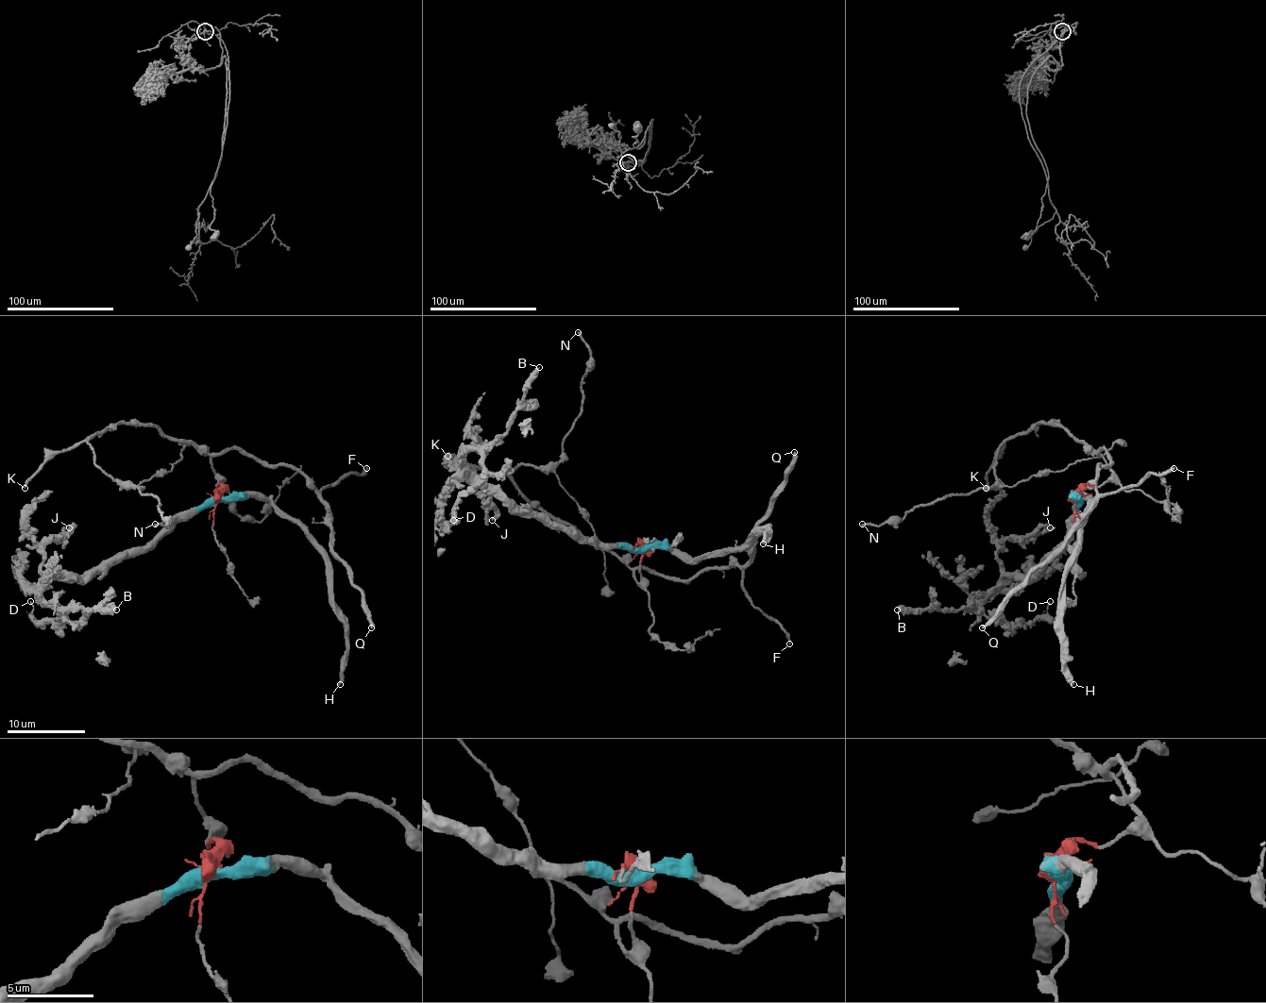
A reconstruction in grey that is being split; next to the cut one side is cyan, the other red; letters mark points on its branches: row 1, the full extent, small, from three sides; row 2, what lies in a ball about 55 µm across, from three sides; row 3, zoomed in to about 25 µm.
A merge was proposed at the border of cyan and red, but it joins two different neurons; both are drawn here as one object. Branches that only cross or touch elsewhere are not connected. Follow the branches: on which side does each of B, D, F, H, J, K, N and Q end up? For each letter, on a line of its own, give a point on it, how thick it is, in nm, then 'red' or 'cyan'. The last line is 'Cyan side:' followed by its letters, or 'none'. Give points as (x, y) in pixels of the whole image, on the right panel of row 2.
B: place (897, 610); calibre 460 nm; cyan
D: place (1050, 601); calibre 120 nm; cyan
F: place (1173, 468); calibre 280 nm; red
H: place (1073, 684); calibre 420 nm; cyan
J: place (1050, 527); calibre 280 nm; cyan
K: place (986, 488); calibre 240 nm; red
N: place (862, 524); calibre 200 nm; red
Q: place (982, 627); calibre 320 nm; red
Cyan side: B, D, H, J

